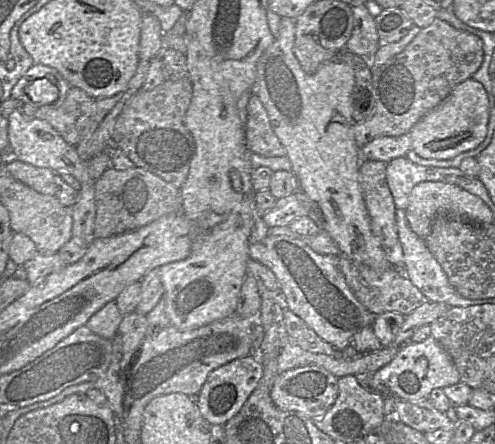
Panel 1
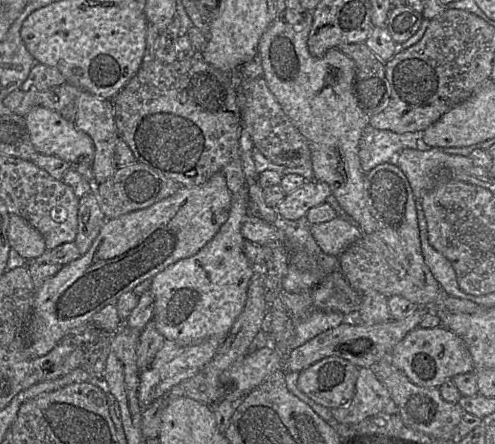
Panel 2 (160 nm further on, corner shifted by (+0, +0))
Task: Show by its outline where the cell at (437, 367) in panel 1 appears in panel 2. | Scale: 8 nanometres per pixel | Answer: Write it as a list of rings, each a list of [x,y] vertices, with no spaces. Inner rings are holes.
[[[440,325],[434,328],[416,327],[411,330],[394,347],[390,361],[412,383],[421,387],[439,388],[458,374],[475,371],[472,356],[462,338]]]

